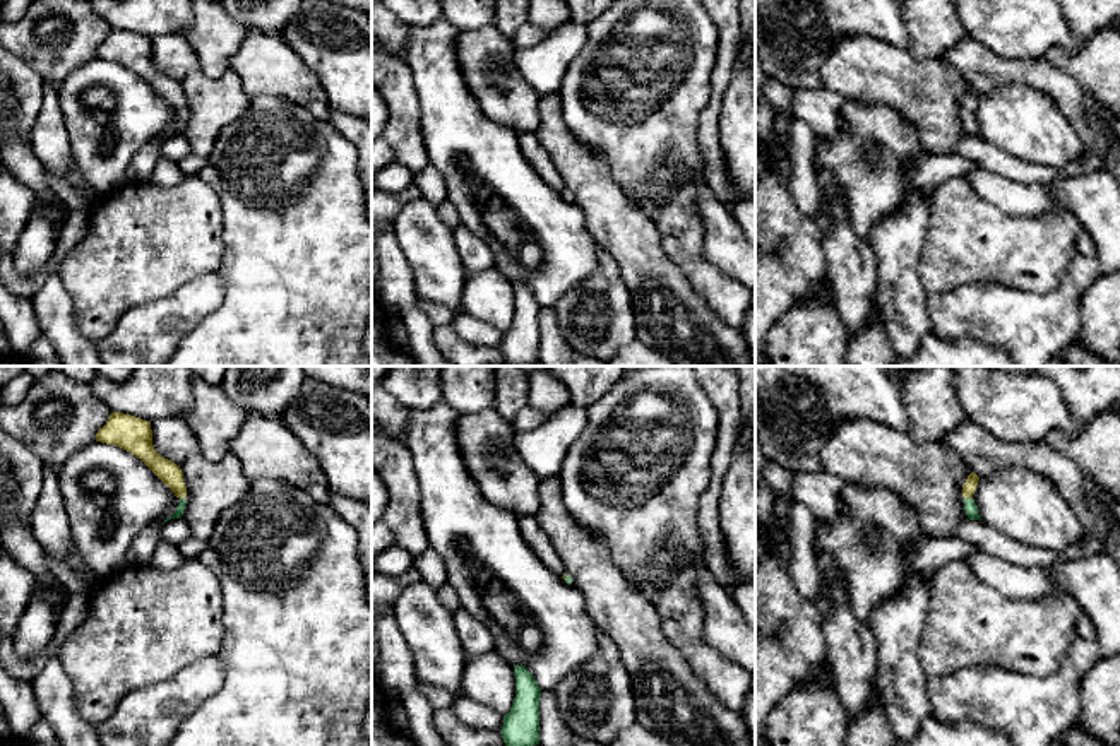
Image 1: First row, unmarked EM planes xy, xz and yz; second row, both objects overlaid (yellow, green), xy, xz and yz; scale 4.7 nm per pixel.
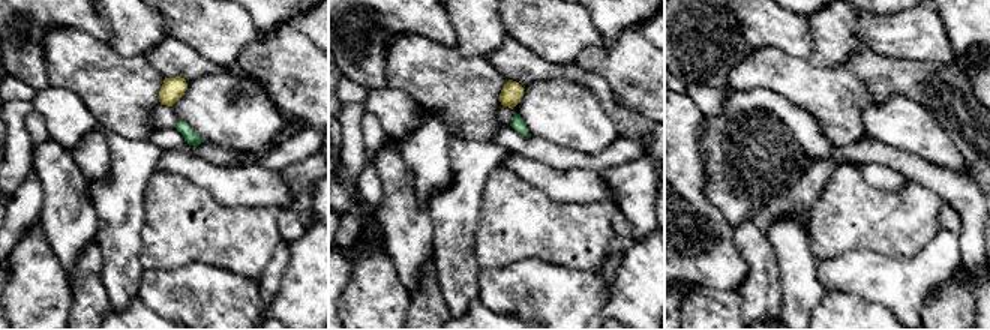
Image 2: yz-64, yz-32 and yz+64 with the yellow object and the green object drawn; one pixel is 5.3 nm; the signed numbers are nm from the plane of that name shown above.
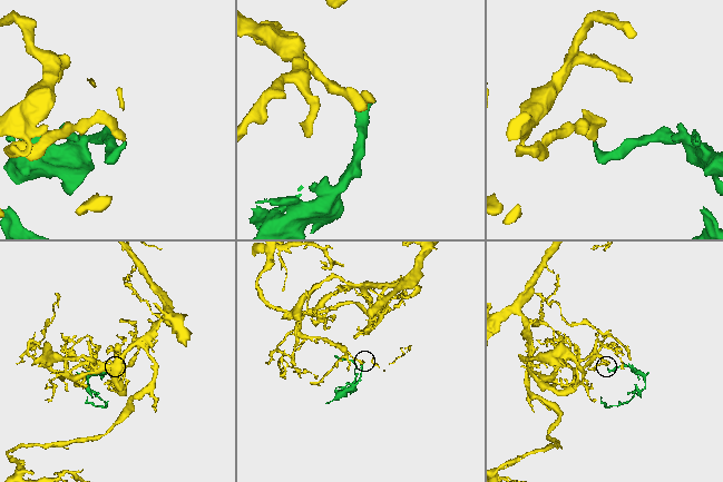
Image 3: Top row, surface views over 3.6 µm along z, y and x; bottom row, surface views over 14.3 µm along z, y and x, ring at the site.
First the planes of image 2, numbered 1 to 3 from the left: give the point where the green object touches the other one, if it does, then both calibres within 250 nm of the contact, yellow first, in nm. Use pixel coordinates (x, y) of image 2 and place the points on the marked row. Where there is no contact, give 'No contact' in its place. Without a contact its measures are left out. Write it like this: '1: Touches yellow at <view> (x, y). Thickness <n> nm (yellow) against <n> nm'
1: No contact
2: No contact
3: No contact

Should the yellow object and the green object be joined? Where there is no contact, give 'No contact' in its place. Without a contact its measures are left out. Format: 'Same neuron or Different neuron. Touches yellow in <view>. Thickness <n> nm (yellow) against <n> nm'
Same neuron. Touches yellow in yz. Thickness 60 nm (yellow) against 60 nm

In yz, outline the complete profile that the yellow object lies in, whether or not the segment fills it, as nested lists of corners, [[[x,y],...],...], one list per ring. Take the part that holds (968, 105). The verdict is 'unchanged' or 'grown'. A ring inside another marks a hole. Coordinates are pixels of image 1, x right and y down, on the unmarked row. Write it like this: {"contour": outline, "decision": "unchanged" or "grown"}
{"contour": [[[971,89],[968,92],[966,99],[962,101],[964,127],[966,127],[966,132],[969,137],[980,137],[978,123],[973,116],[978,98],[980,98],[980,94],[974,89]]], "decision": "grown"}

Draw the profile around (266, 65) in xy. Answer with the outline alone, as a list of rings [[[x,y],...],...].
[[[250,31],[229,62],[250,98],[277,96],[327,121],[332,111],[317,74],[279,34]]]

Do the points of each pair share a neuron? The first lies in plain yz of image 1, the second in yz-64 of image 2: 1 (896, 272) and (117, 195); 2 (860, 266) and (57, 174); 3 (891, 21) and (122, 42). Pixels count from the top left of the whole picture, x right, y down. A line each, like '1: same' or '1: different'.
1: same
2: same
3: different

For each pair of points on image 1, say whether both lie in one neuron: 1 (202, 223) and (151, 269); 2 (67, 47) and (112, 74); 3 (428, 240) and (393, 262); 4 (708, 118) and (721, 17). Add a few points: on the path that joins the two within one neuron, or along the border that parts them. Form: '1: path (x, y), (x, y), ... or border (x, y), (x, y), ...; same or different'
1: path (190, 230), (163, 257); same
2: border (95, 57), (76, 67), (59, 86); different
3: border (391, 231), (411, 267), (417, 291); different
4: path (716, 93), (726, 59), (726, 43); same

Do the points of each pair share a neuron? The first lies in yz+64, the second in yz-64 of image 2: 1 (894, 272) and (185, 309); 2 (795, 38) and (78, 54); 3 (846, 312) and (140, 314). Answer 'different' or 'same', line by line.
1: same
2: different
3: same

